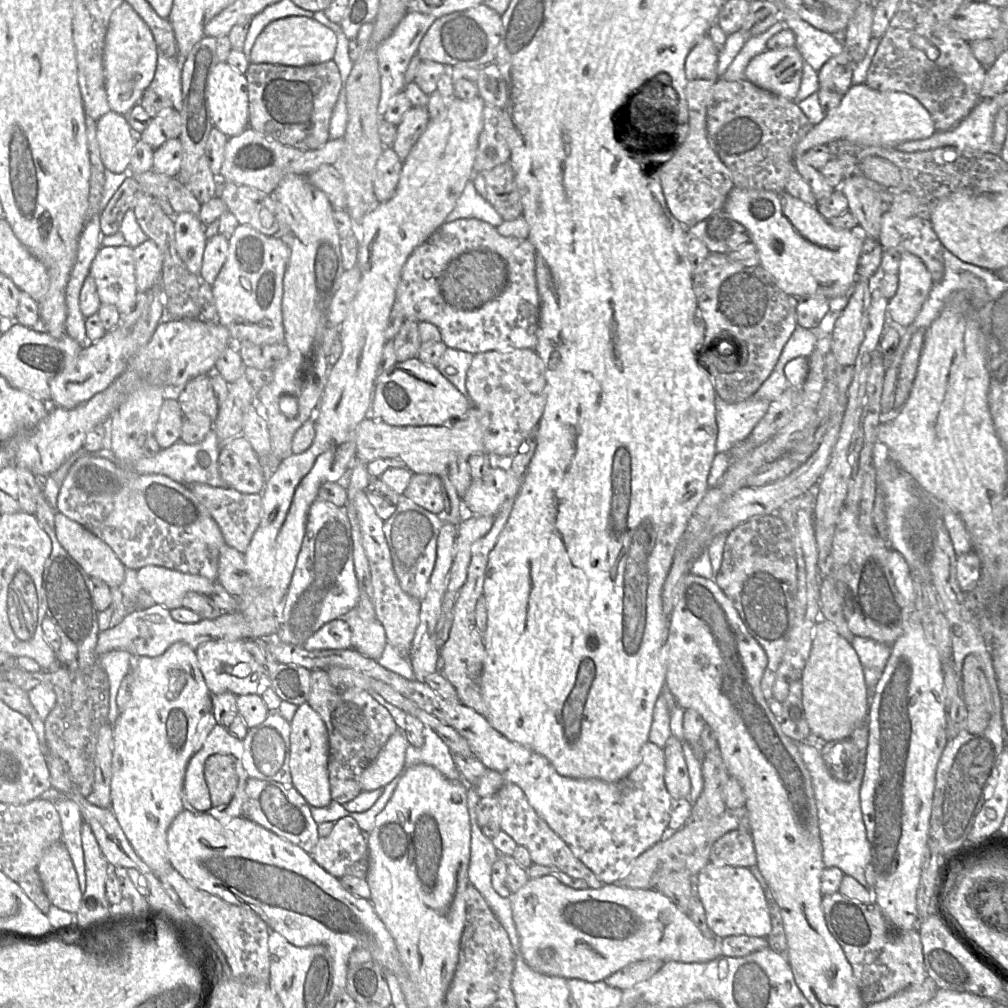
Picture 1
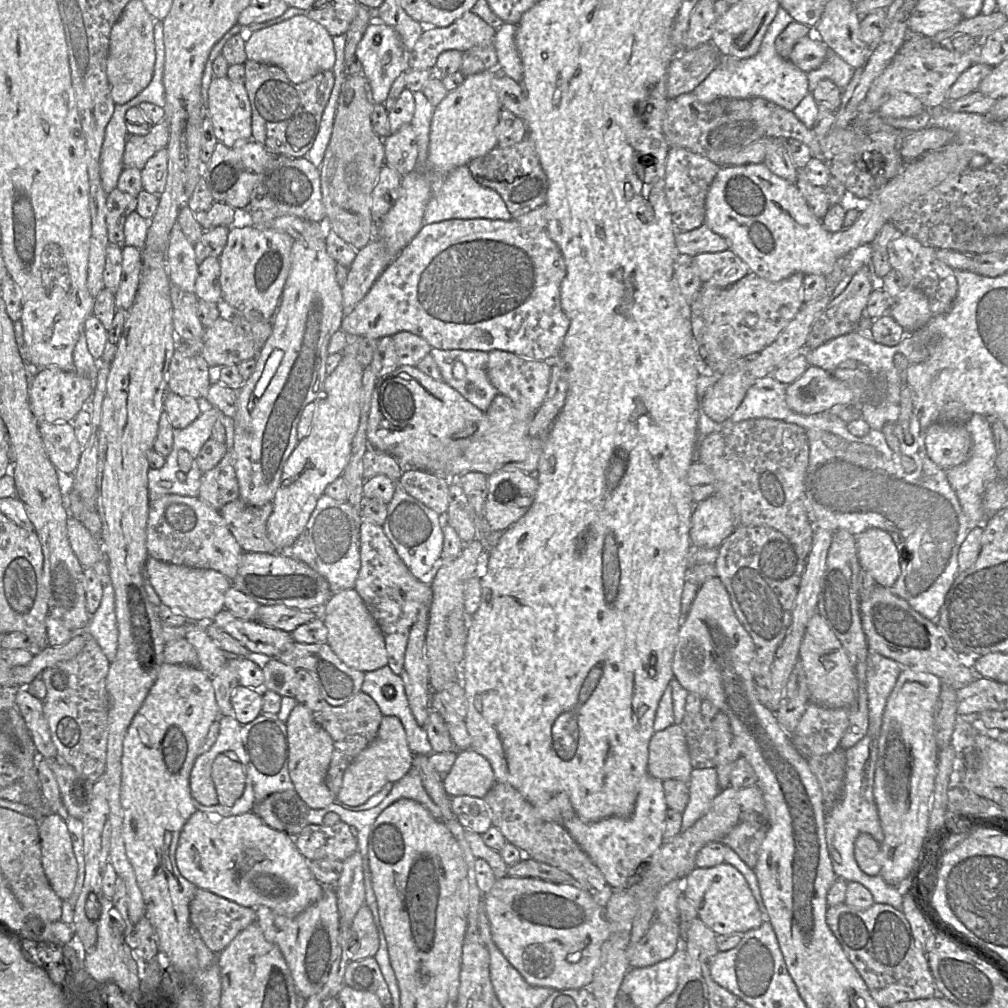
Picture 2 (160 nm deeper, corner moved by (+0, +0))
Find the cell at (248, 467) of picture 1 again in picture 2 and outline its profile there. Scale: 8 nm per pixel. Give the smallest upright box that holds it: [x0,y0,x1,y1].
[198,450,240,511]

